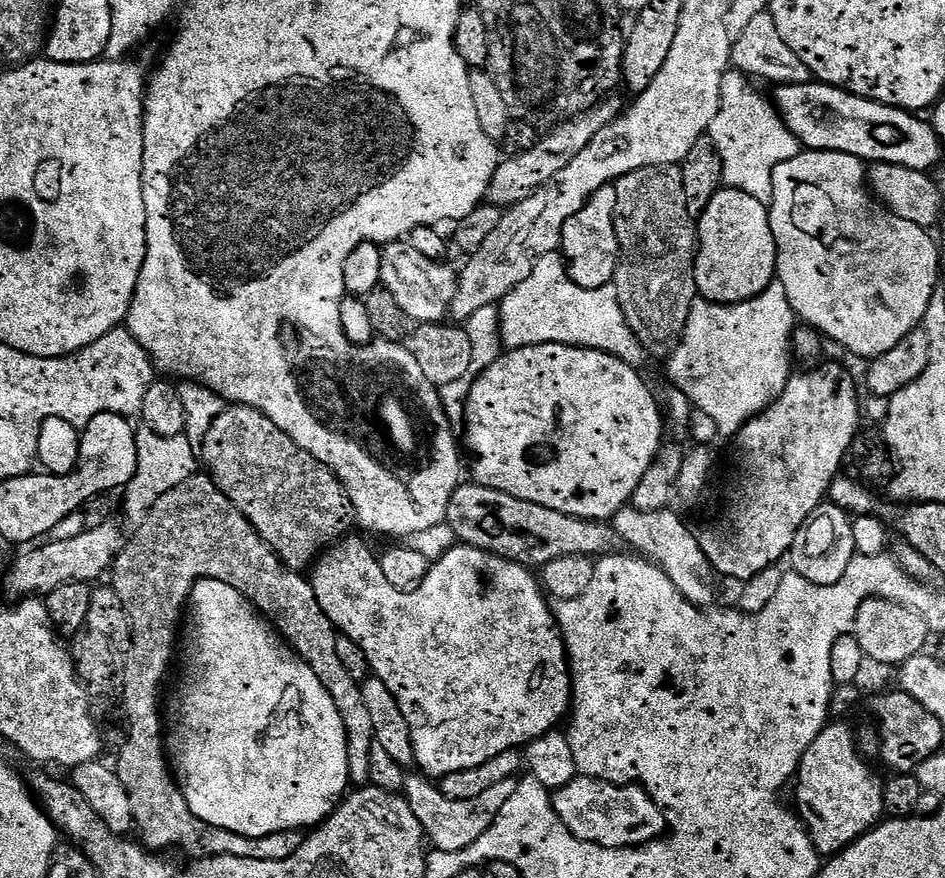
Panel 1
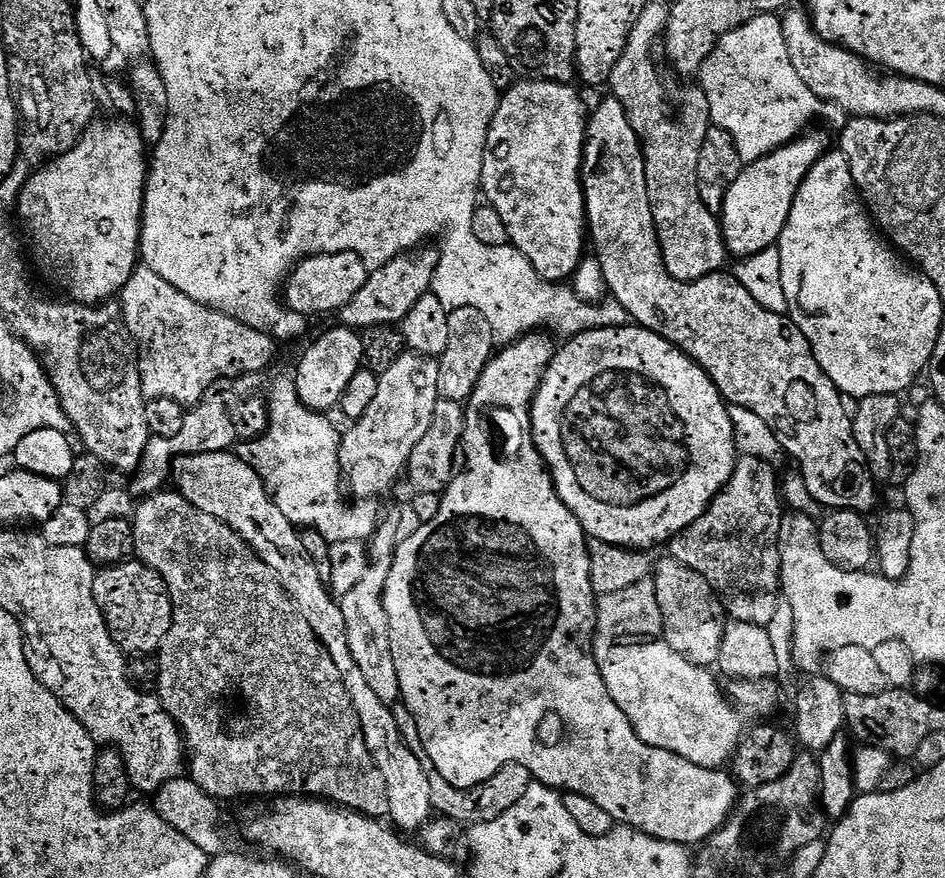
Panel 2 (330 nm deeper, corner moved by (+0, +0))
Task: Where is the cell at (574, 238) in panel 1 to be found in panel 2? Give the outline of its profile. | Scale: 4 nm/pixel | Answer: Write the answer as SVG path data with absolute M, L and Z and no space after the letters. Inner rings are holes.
M524 78L521 84L516 84L508 93L499 97L496 113L490 124L488 131L488 142L486 144L486 154L484 155L484 165L482 166L482 178L480 186L482 196L493 208L498 210L502 217L502 222L506 222L506 230L512 247L521 252L528 259L530 266L538 270L538 274L543 280L553 282L564 282L580 268L580 259L584 256L584 244L586 248L586 221L588 215L584 209L584 182L582 179L582 169L584 167L584 148L588 139L588 122L586 119L586 108L580 101L580 96L575 92L572 84L555 84L549 80L537 80L535 78Z

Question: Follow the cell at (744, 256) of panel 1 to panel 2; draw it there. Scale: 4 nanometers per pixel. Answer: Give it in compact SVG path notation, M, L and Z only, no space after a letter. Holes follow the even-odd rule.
M808 136L797 138L790 144L764 156L761 160L755 160L753 164L747 165L741 172L738 182L730 186L726 194L726 202L722 213L722 231L724 234L724 246L729 253L732 252L736 258L753 256L762 250L773 247L779 241L782 230L790 218L790 210L806 174L820 161L820 157L826 151L824 140L820 136Z

